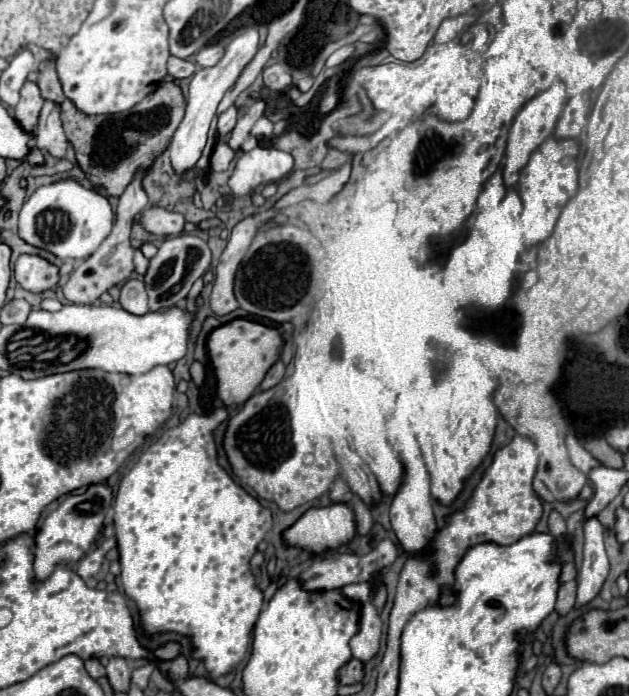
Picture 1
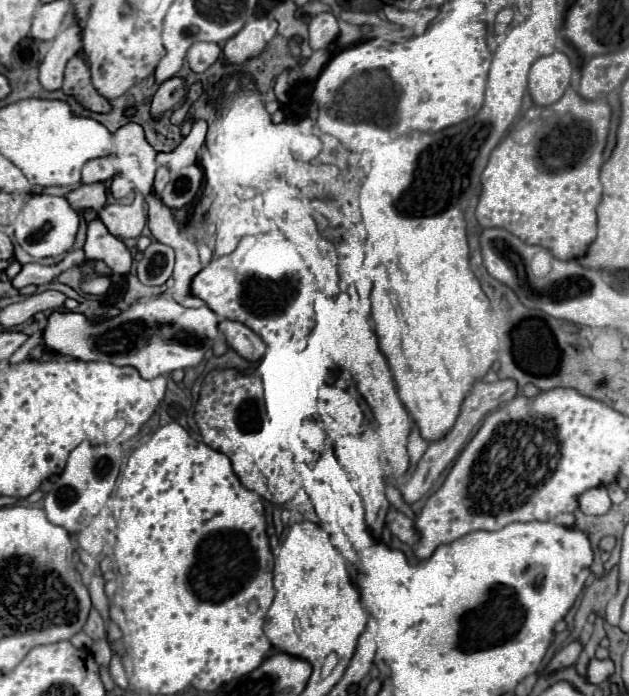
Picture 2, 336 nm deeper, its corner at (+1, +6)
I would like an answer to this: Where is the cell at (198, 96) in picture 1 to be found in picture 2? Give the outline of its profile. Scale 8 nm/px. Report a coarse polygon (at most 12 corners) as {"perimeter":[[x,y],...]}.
{"perimeter":[[277,20],[247,22],[227,40],[225,60],[241,64],[255,58],[277,32]]}

